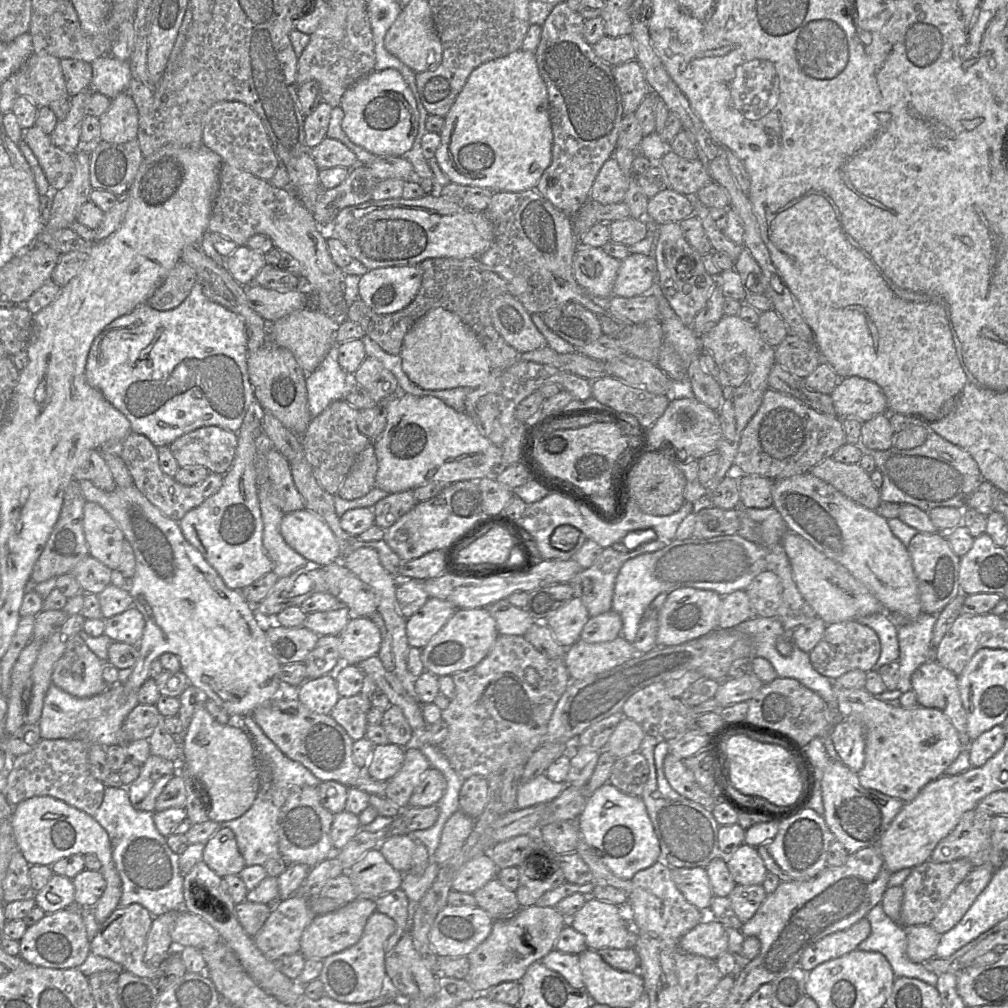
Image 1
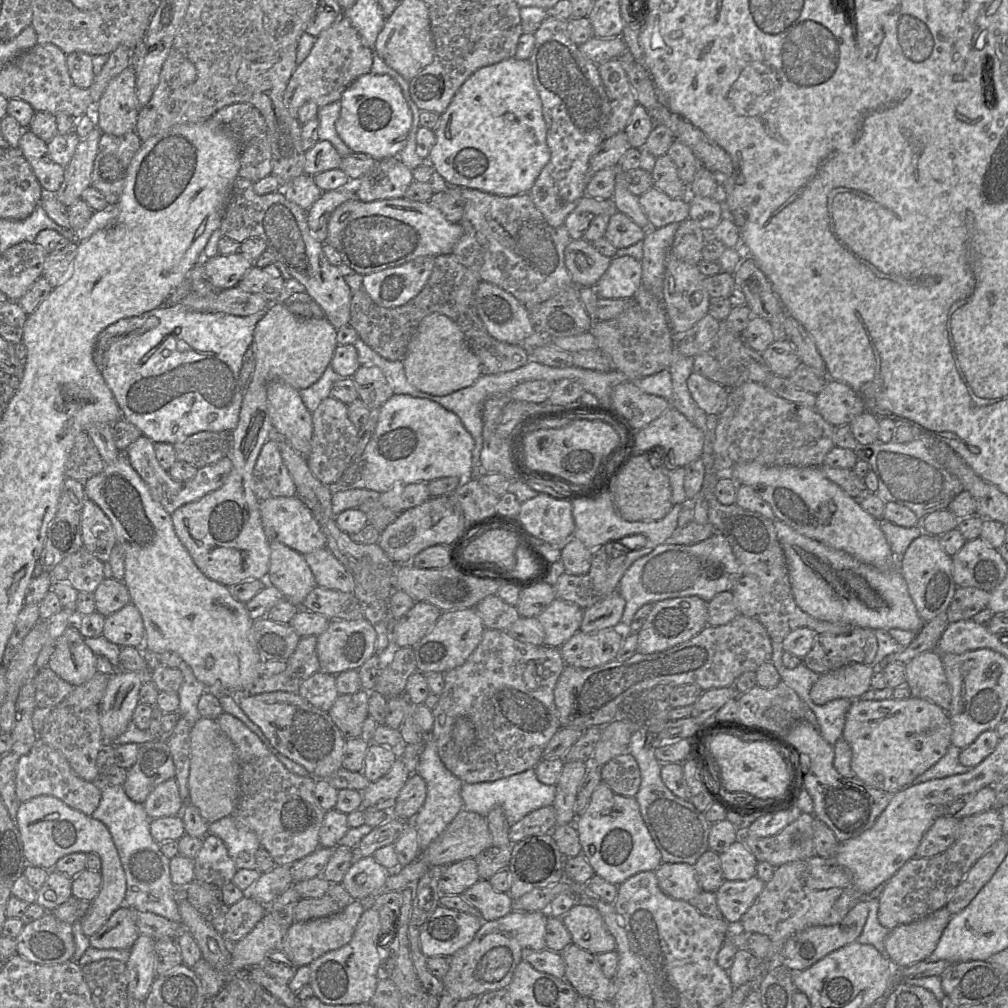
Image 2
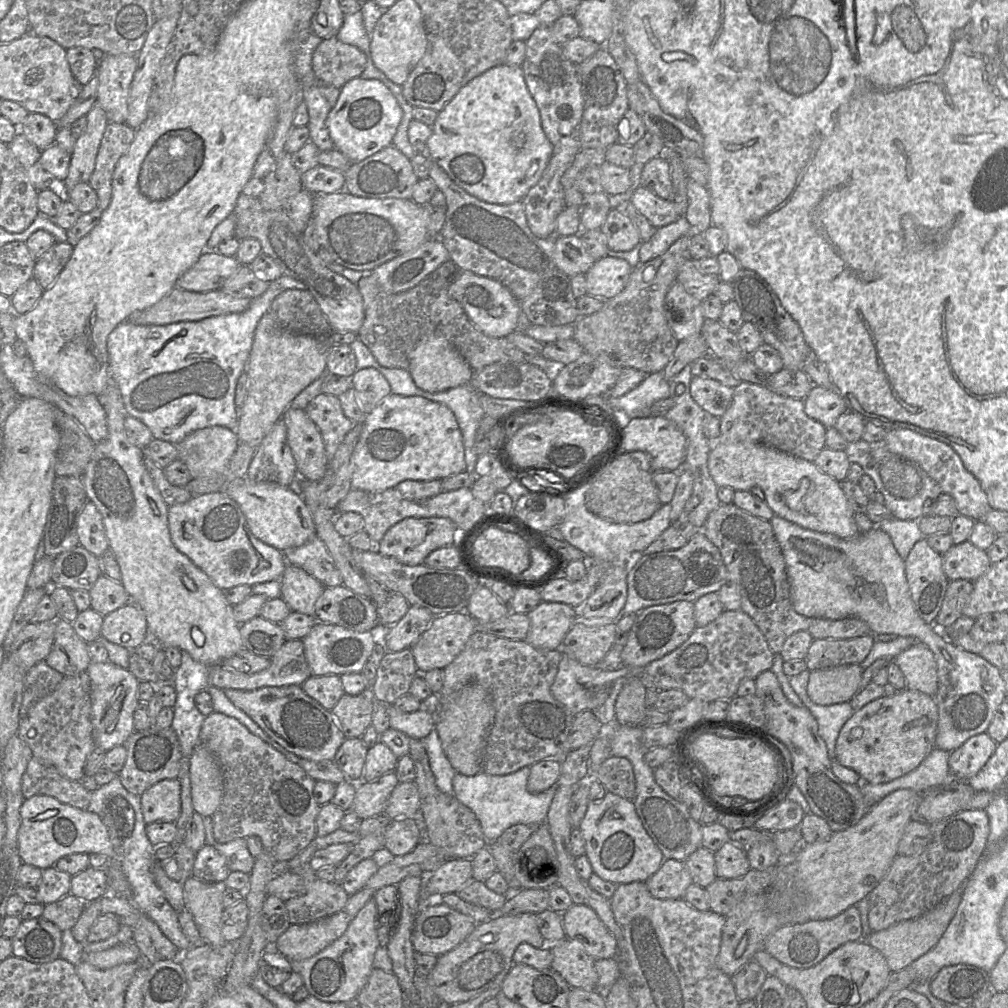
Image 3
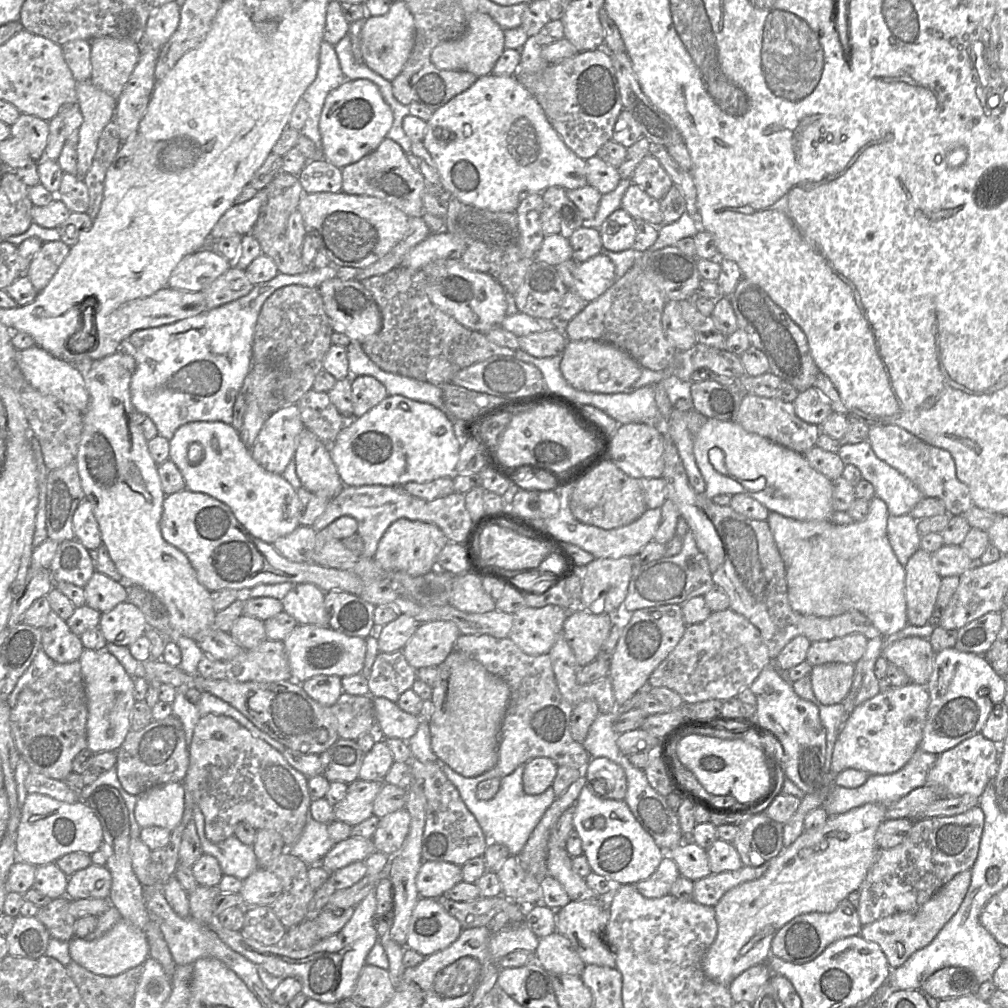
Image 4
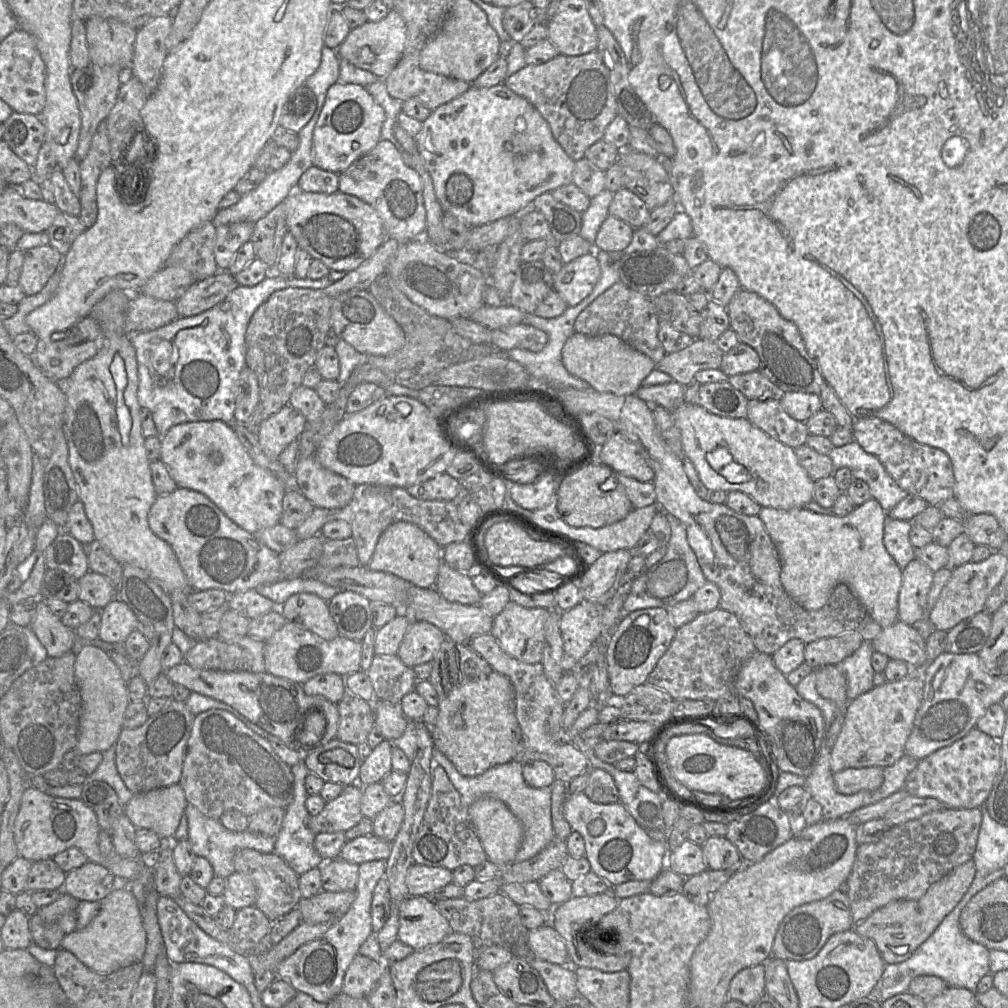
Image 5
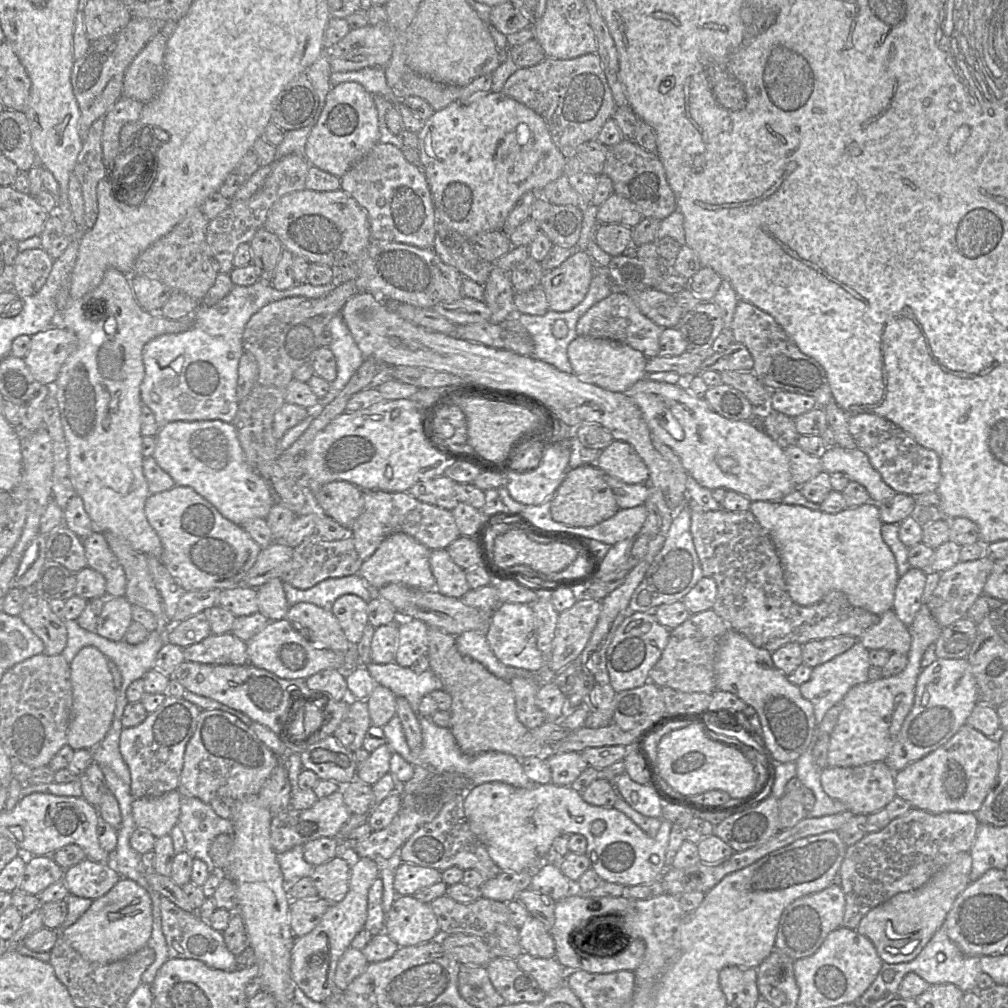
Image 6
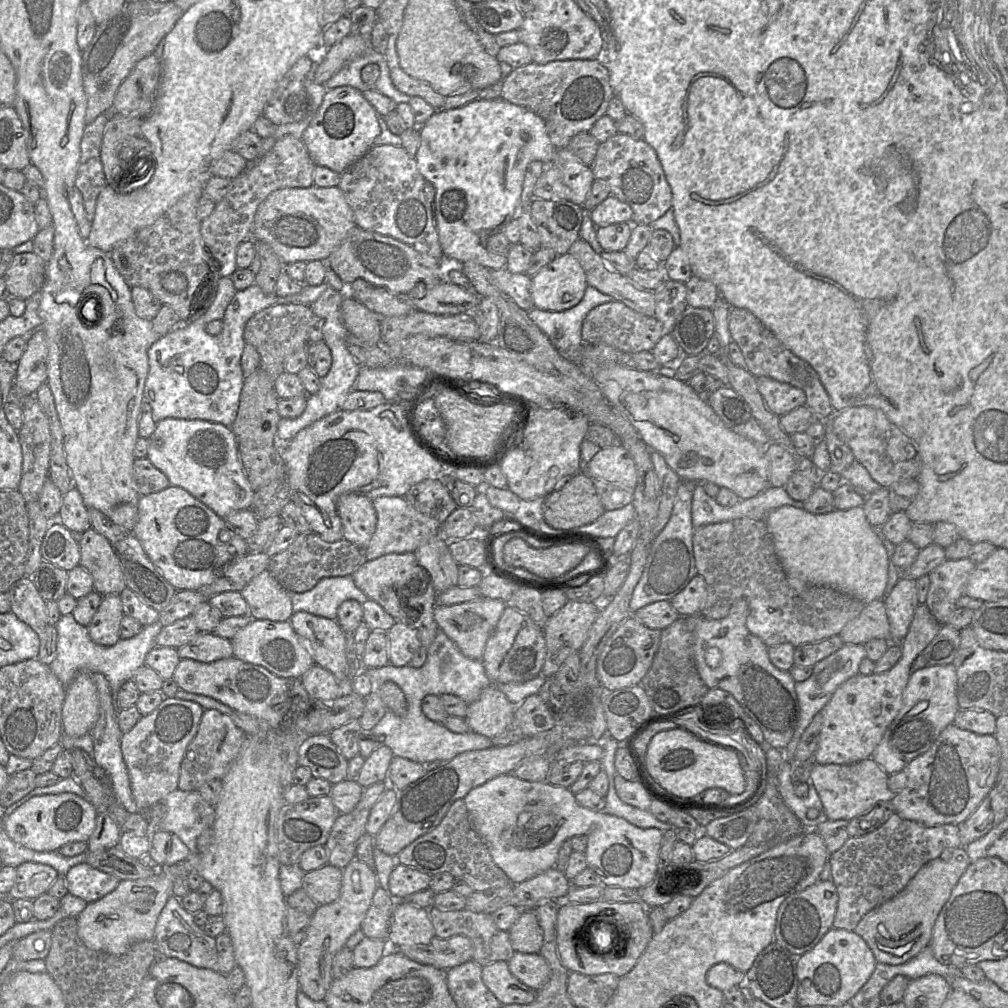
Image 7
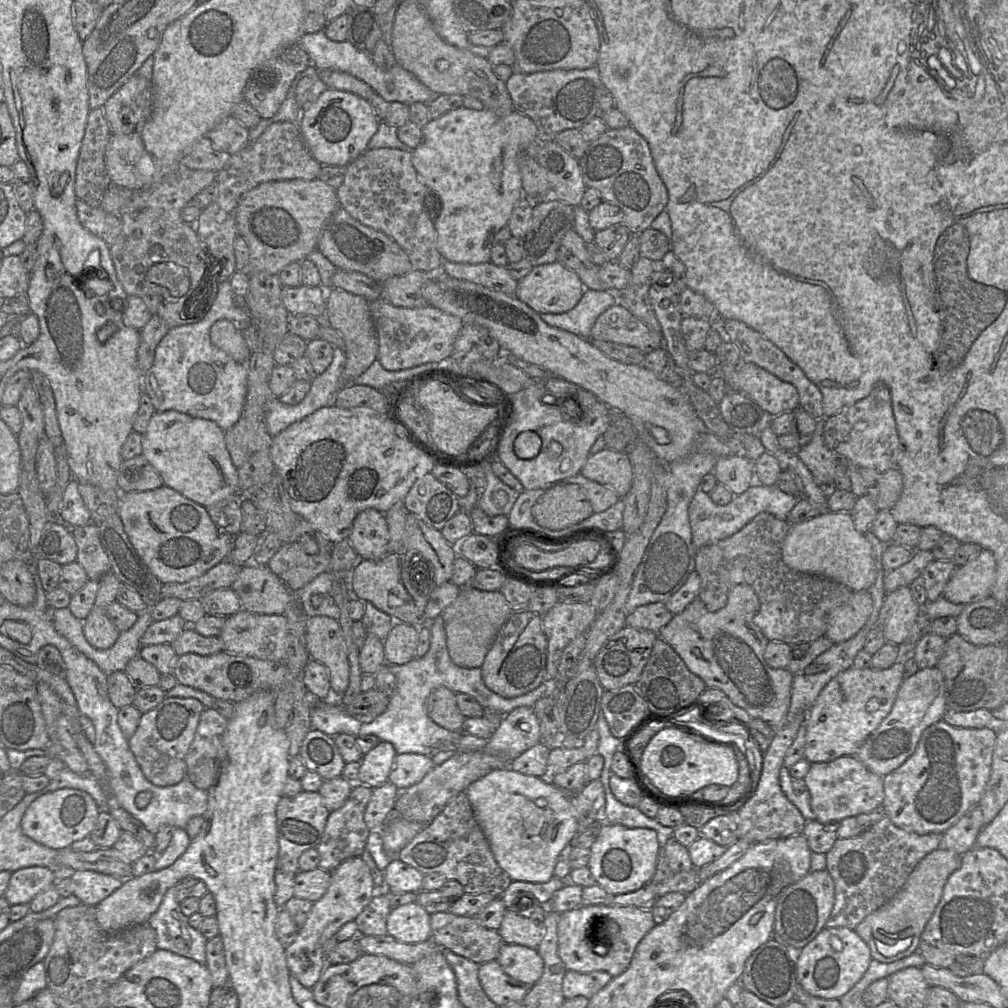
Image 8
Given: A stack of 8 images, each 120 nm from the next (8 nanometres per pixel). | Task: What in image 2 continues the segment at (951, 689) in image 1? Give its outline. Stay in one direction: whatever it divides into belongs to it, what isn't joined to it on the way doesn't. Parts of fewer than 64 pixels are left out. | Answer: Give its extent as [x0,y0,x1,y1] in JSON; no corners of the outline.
[905,652,951,712]

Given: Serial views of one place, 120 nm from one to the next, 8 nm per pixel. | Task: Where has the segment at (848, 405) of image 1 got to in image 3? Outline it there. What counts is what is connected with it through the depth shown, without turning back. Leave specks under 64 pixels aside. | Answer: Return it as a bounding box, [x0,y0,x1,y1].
[803,384,848,428]

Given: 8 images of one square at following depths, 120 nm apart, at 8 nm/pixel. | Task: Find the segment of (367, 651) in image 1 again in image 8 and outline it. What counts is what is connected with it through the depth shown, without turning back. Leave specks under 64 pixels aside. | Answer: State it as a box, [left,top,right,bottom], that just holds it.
[219,609,288,664]

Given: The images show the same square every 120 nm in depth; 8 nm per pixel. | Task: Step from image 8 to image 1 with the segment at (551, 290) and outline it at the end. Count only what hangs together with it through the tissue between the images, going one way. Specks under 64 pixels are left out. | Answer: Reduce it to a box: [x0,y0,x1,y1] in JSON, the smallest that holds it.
[612,254,657,298]

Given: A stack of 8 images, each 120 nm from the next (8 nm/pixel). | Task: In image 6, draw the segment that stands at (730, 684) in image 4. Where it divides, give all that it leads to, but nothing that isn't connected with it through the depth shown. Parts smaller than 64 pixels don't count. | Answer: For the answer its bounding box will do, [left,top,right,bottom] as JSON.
[649,609,730,694]

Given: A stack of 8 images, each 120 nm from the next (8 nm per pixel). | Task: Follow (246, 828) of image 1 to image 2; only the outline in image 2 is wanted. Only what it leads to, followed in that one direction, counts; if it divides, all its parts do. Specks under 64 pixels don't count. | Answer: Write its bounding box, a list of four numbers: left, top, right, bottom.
[208,816,261,869]

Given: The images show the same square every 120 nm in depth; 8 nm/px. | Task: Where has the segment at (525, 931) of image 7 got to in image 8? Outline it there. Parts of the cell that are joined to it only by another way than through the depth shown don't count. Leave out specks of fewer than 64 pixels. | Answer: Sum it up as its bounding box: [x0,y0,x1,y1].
[497,903,547,949]

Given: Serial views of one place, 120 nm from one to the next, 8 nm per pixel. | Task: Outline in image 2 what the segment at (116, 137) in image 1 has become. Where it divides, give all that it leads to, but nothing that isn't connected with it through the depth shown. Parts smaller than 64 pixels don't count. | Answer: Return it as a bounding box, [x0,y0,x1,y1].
[93,66,140,136]

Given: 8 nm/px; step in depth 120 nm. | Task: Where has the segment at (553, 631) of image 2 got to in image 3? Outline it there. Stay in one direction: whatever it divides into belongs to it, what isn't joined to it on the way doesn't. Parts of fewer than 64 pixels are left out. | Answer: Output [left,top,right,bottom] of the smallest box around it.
[524,601,577,650]

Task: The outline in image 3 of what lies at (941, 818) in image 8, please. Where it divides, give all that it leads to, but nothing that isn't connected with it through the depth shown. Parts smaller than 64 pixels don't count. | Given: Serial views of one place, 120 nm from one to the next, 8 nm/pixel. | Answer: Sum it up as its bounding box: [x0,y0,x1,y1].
[948,732,997,780]

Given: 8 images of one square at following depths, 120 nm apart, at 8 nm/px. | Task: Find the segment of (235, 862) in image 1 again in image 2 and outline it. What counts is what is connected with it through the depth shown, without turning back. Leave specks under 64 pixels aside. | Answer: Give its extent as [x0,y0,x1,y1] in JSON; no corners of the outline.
[194,834,237,888]

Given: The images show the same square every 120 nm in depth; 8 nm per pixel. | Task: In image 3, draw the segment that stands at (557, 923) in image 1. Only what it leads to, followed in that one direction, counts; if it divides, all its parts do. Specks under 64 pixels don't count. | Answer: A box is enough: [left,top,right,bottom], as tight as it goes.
[427,914,547,1005]

